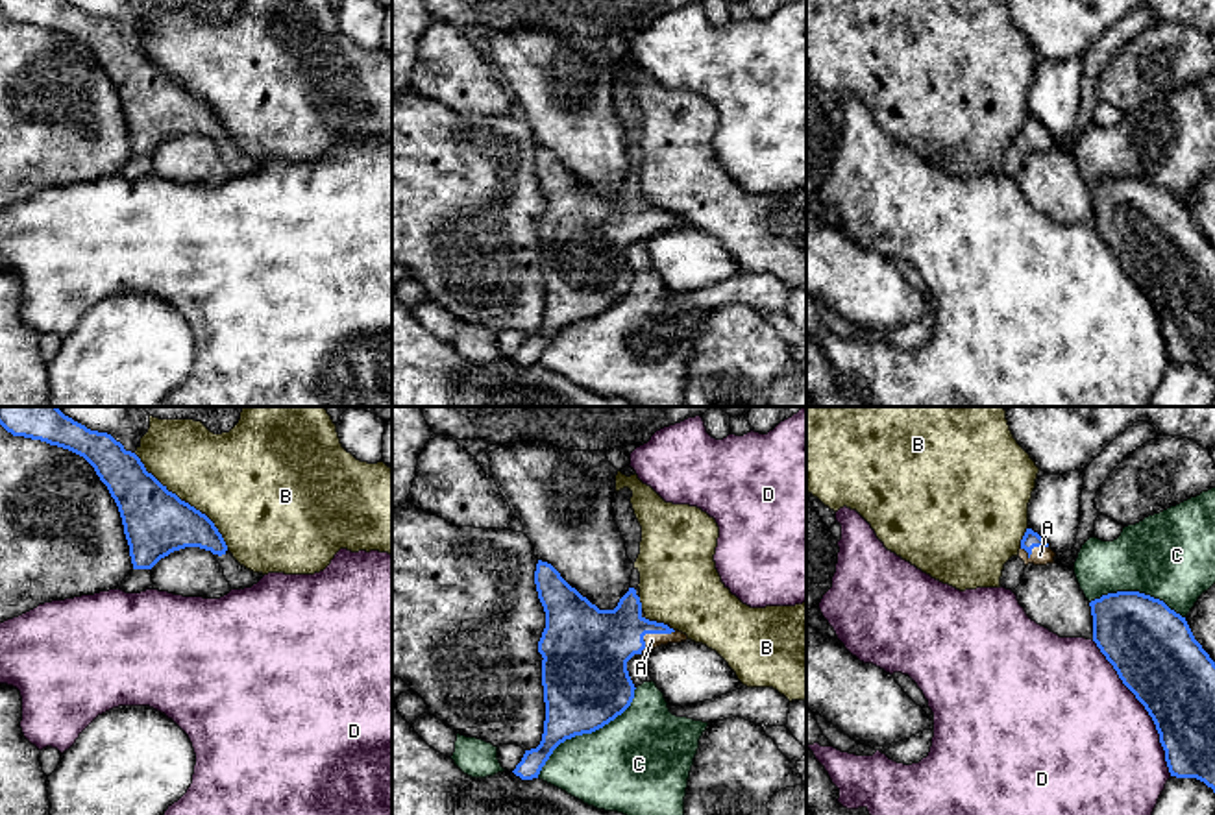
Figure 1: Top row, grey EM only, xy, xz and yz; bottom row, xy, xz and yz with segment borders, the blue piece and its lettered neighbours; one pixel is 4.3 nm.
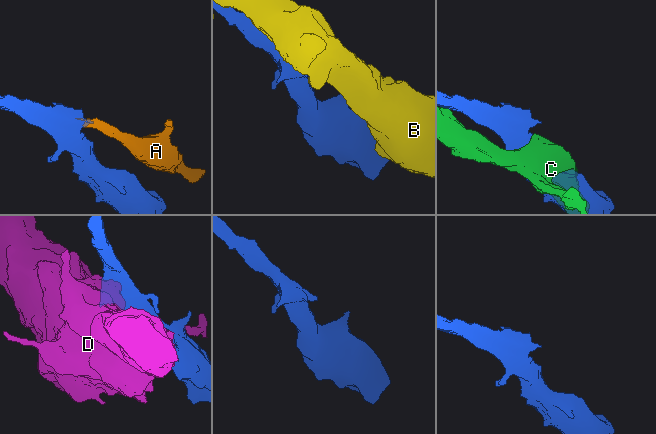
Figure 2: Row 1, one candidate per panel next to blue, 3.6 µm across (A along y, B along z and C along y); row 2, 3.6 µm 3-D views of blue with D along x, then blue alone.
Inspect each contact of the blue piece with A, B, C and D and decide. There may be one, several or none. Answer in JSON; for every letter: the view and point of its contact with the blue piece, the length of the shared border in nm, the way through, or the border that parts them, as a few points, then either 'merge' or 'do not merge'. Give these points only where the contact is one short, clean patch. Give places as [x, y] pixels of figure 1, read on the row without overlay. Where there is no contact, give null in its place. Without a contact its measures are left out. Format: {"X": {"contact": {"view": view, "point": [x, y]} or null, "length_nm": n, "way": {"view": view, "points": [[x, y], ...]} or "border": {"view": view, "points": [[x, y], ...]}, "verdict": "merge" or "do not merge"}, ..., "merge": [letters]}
{"A": {"contact": {"view": "xz", "point": [651, 218]}, "length_nm": 190, "way": {"view": "xz", "points": [[596, 231], [618, 220], [651, 218], [651, 226]]}, "verdict": "merge"}, "B": {"contact": {"view": "xy", "point": [184, 87]}, "length_nm": 600, "verdict": "do not merge"}, "C": {"contact": {"view": "xz", "point": [587, 318]}, "length_nm": 600, "verdict": "do not merge"}, "D": {"contact": {"view": "yz", "point": [1145, 294]}, "length_nm": 700, "verdict": "do not merge"}, "merge": ["A"]}

